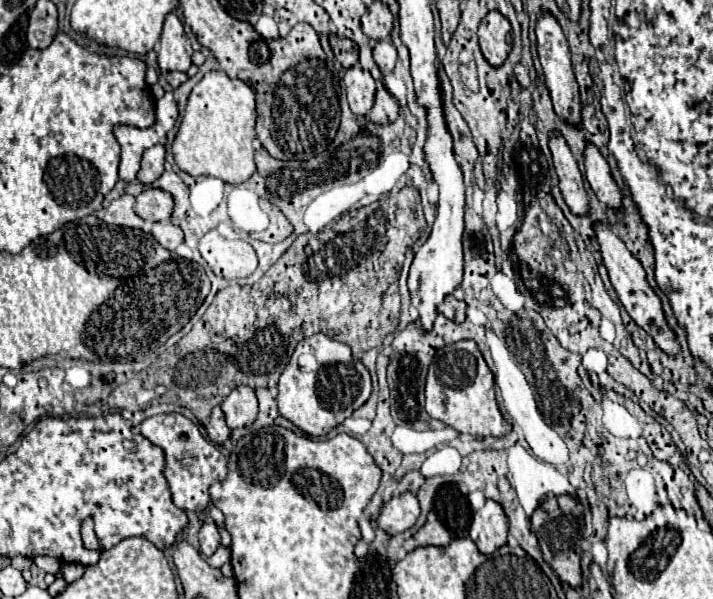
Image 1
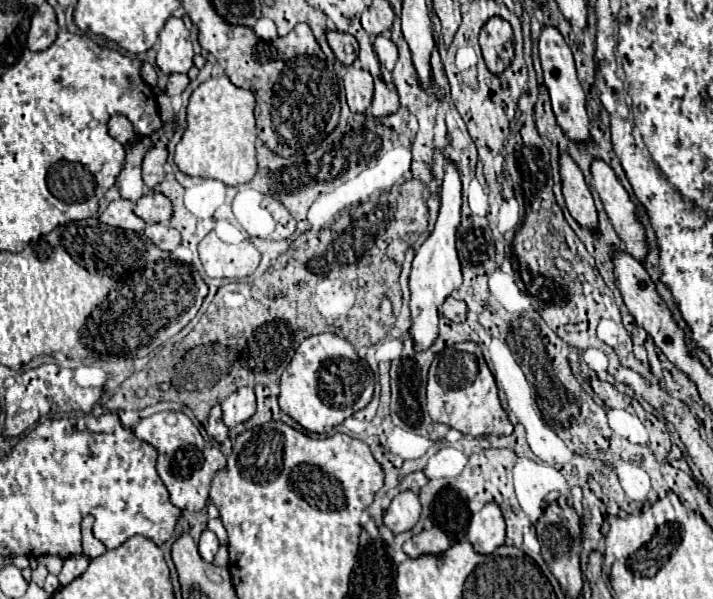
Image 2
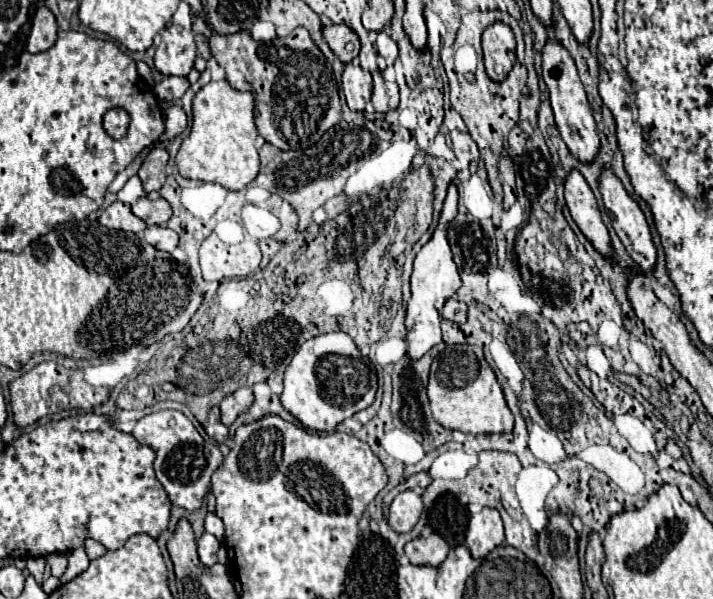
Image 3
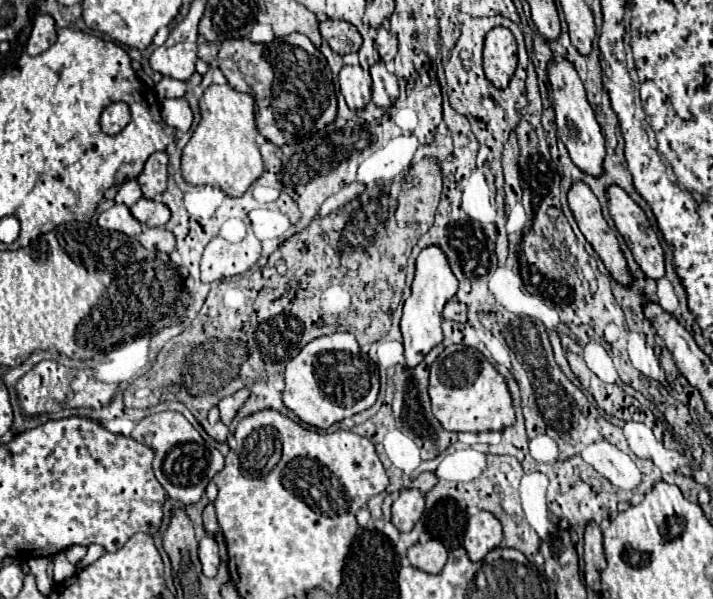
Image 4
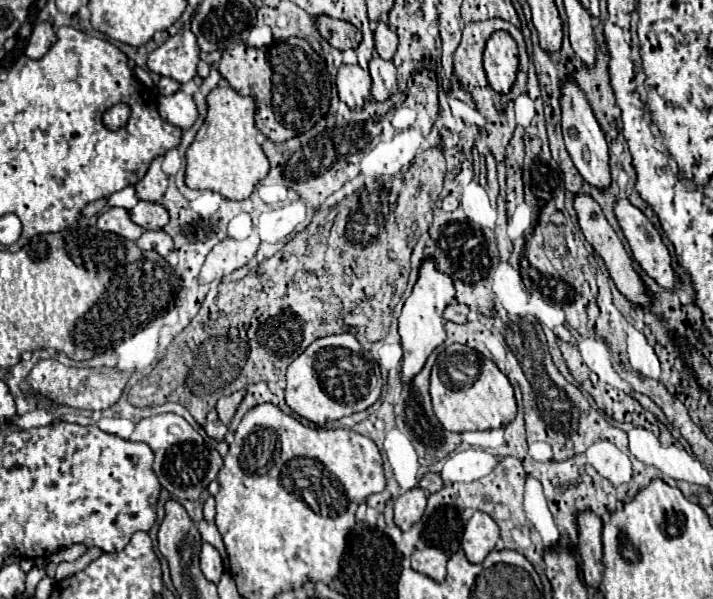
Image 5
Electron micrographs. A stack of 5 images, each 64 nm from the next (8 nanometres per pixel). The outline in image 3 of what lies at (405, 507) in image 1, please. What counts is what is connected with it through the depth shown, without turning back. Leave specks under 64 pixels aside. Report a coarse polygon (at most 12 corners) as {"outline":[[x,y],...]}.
{"outline":[[404,490],[390,504],[388,522],[398,534],[416,526],[420,494]]}

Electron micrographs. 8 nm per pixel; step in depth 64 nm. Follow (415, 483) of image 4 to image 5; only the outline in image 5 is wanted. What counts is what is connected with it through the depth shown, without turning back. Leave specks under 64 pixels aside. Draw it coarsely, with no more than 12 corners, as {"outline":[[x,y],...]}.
{"outline":[[428,474],[418,482],[422,490],[438,492],[444,486],[438,474]]}

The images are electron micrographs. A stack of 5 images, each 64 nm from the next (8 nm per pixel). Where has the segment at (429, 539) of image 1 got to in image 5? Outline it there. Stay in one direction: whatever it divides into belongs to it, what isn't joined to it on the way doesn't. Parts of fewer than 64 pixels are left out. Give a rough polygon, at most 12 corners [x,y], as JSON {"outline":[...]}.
{"outline":[[438,548],[412,554],[412,570],[440,582],[446,554]]}

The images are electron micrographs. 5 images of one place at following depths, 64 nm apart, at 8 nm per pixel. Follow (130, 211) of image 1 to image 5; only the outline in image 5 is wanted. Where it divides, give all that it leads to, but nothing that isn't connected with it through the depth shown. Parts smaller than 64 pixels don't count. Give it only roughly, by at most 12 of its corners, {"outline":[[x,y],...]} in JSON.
{"outline":[[110,208],[98,216],[102,232],[138,240],[142,228],[130,220],[126,208]]}

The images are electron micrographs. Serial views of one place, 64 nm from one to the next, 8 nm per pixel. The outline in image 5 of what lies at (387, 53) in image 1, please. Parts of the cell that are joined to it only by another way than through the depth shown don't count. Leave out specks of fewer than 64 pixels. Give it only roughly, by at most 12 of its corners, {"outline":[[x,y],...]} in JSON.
{"outline":[[380,20],[374,42],[380,58],[390,60],[398,36]]}

